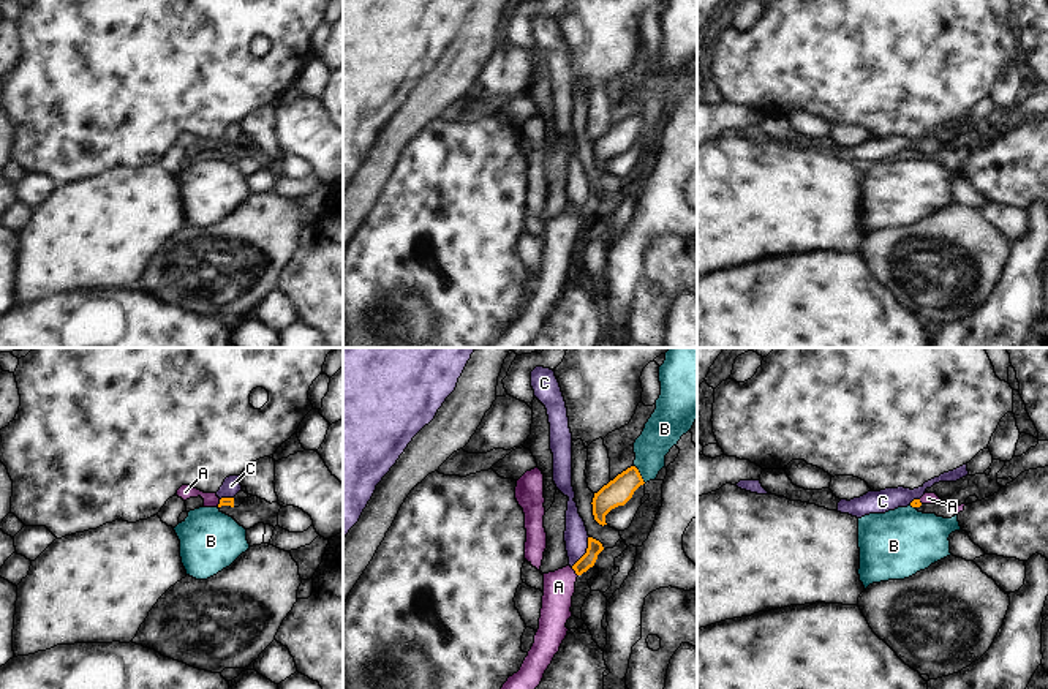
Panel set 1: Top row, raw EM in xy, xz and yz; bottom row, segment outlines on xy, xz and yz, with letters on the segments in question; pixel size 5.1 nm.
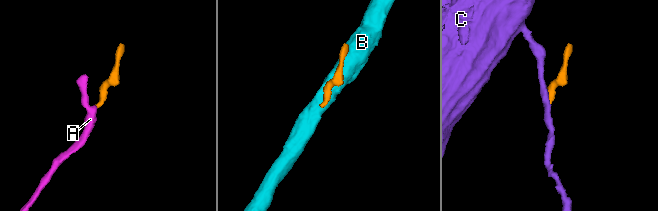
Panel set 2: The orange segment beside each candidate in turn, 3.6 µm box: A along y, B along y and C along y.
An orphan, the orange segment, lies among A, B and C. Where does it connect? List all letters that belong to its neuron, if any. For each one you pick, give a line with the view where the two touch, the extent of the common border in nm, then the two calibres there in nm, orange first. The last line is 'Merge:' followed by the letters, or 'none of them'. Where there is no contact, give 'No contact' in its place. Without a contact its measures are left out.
A: Touches orange in xz. Shared border 60 nm. Thickness 80 nm (orange) against 160 nm
Merge: A

